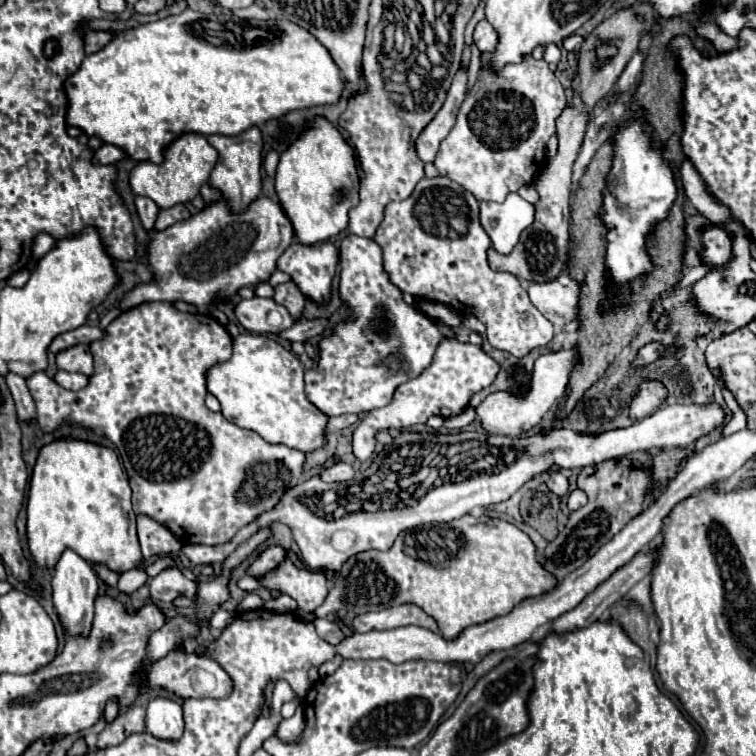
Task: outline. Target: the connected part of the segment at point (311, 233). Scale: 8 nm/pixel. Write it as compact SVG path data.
M317 115L307 121L309 129L281 153L275 175L277 197L303 245L325 241L345 231L349 225L349 211L359 205L359 173L353 147L325 117Z

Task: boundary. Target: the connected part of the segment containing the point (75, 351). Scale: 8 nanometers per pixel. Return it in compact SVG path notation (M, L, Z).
M73 345L57 353L57 367L63 371L77 371L85 373L87 377L93 375L93 355L89 353L89 345Z

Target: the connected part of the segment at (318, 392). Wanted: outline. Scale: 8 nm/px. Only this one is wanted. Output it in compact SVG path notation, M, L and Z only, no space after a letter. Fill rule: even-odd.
M349 233L341 241L341 281L339 281L339 297L351 311L349 319L339 321L333 325L331 333L321 337L319 341L319 361L317 369L305 373L305 395L307 399L321 409L325 415L343 415L343 413L369 413L373 409L389 405L393 401L393 393L397 385L419 377L431 363L437 345L443 341L443 333L417 307L407 305L403 299L401 289L397 289L383 267L381 247L373 239L357 237ZM391 357L397 359L397 365L391 367Z

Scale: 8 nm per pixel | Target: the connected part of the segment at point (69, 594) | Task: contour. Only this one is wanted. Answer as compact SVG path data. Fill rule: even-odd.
M65 549L63 555L59 557L57 565L53 567L53 579L51 579L51 595L53 595L53 605L55 611L59 615L61 625L67 629L69 635L87 635L91 631L91 623L93 623L93 601L97 595L97 585L99 579L93 571L93 567L79 557L77 553L73 553L73 549Z

